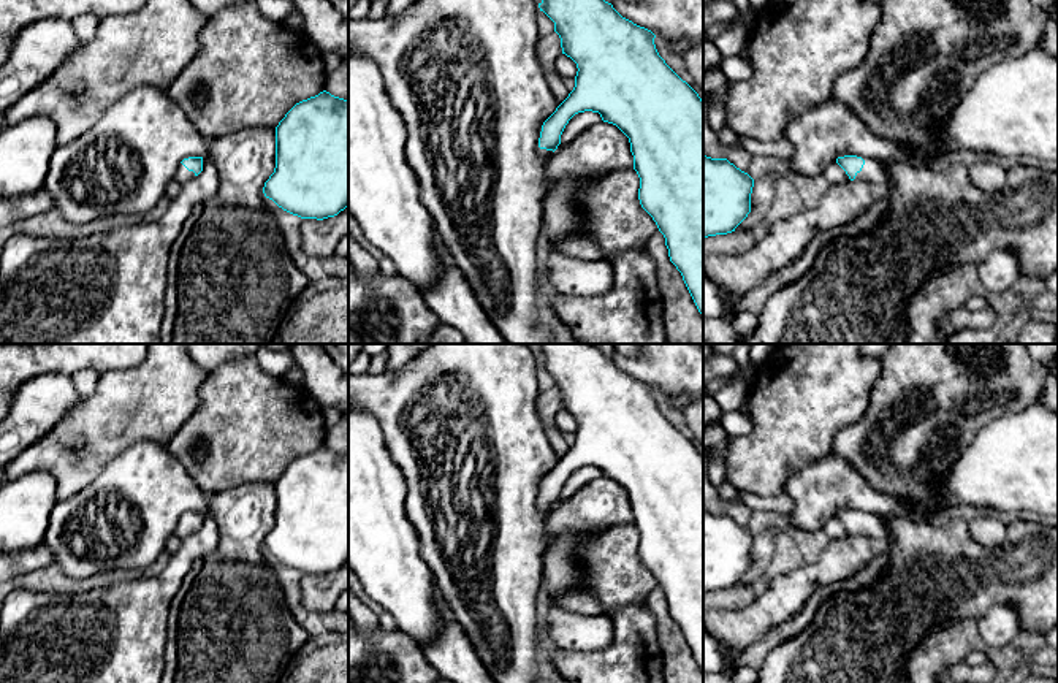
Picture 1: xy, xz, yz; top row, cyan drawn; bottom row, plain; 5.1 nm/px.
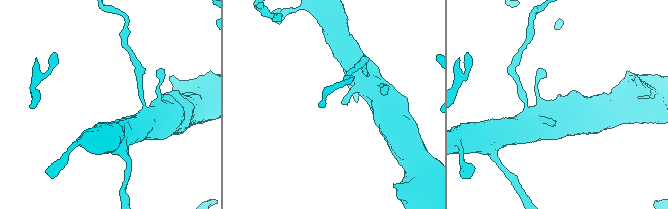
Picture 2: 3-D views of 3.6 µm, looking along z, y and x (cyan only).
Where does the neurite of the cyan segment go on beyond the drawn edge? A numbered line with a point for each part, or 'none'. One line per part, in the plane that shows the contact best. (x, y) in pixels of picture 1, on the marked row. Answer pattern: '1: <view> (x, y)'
1: yz (873, 171)

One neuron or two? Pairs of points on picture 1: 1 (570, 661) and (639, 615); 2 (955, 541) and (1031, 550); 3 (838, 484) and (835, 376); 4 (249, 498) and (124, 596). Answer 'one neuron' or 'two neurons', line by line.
1: one neuron
2: one neuron
3: two neurons
4: two neurons

